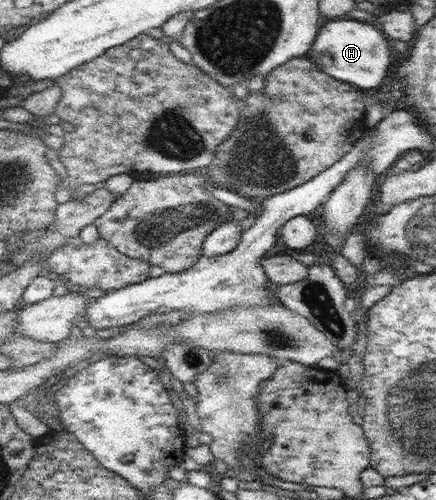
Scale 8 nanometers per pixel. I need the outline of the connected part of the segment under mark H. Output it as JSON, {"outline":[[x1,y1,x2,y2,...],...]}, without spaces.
{"outline":[[356,19,330,21,321,27,308,55,314,64,336,80,355,85,372,93,378,91,392,64,390,43,377,23]]}

